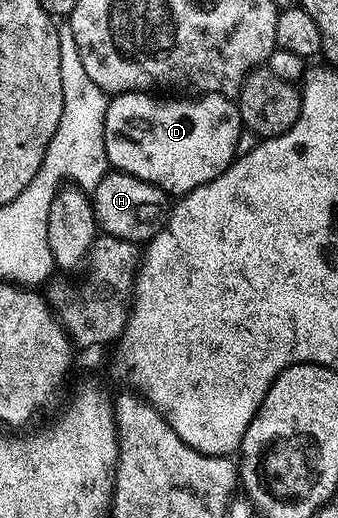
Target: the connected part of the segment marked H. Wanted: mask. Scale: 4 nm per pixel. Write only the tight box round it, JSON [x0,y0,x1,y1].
[93,171,172,243]

